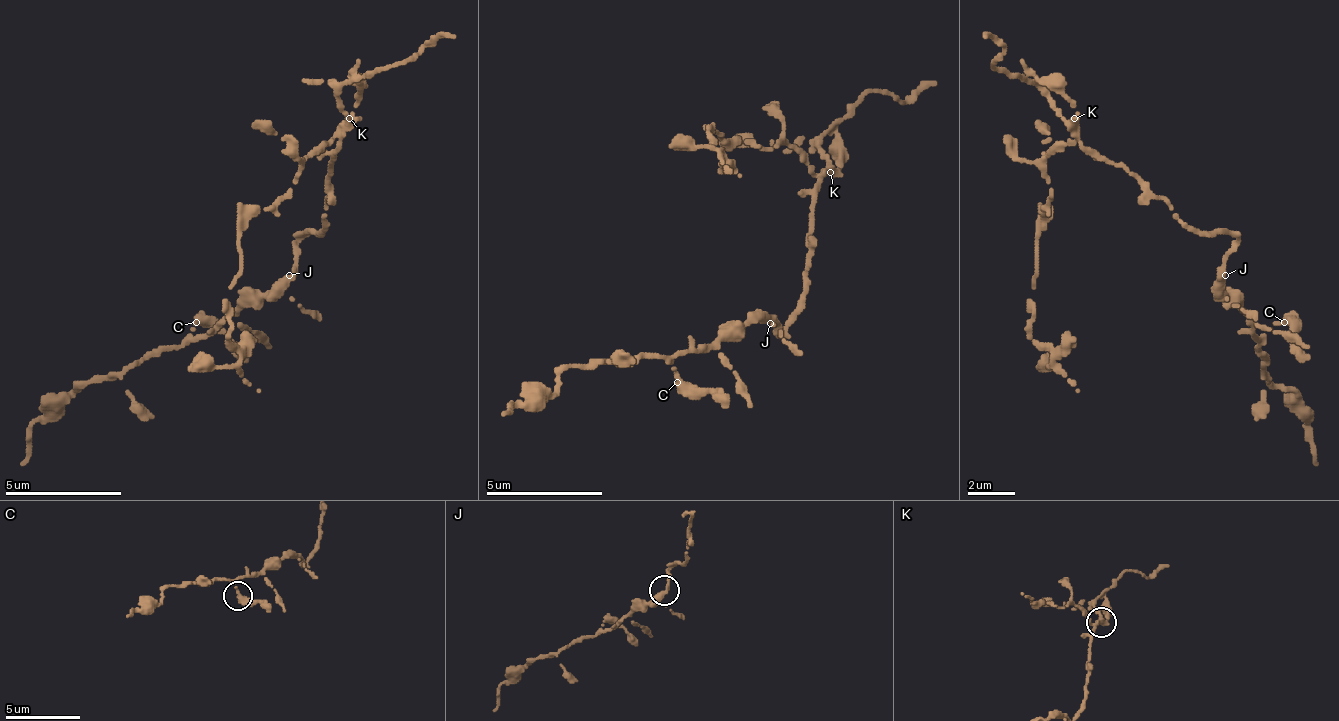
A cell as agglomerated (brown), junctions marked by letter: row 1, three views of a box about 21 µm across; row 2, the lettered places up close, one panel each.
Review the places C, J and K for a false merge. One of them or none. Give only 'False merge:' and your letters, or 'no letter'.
False merge: K

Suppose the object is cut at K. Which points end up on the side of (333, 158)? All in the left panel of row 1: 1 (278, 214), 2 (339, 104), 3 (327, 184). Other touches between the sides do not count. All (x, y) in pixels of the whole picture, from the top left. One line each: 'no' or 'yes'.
1: no
2: yes
3: yes

